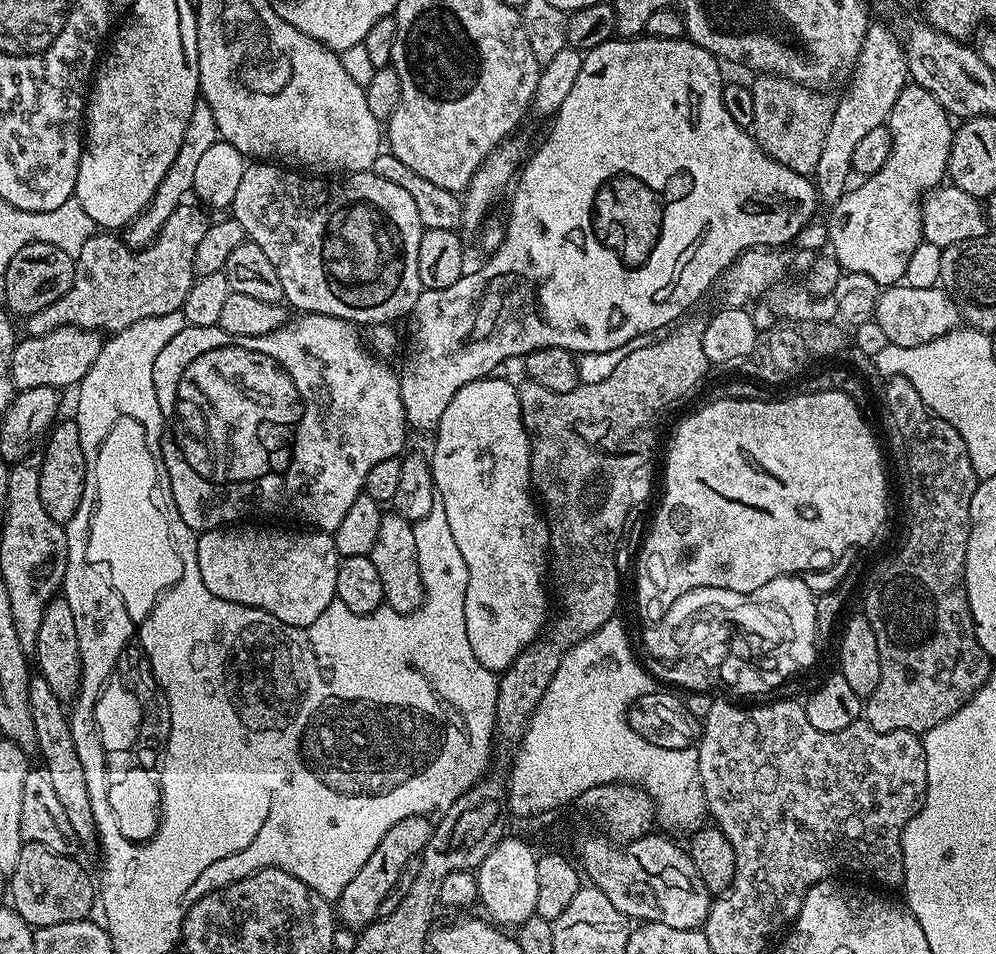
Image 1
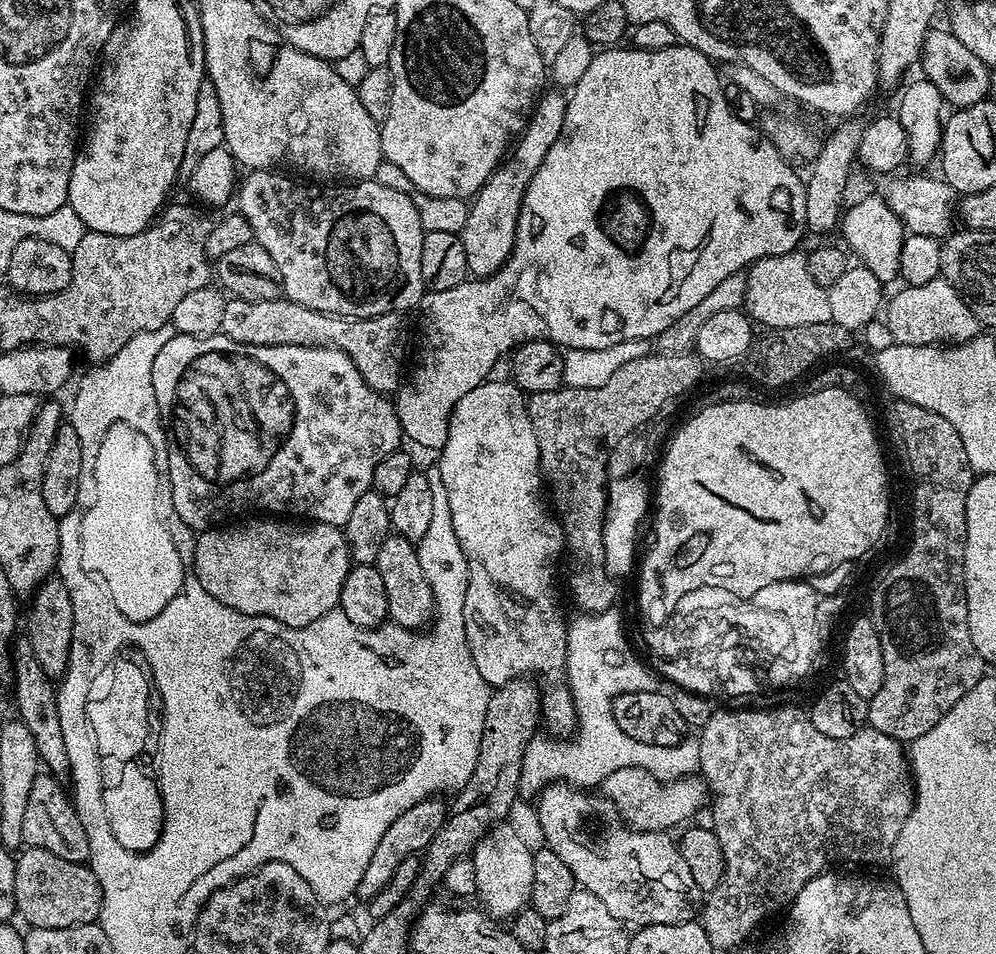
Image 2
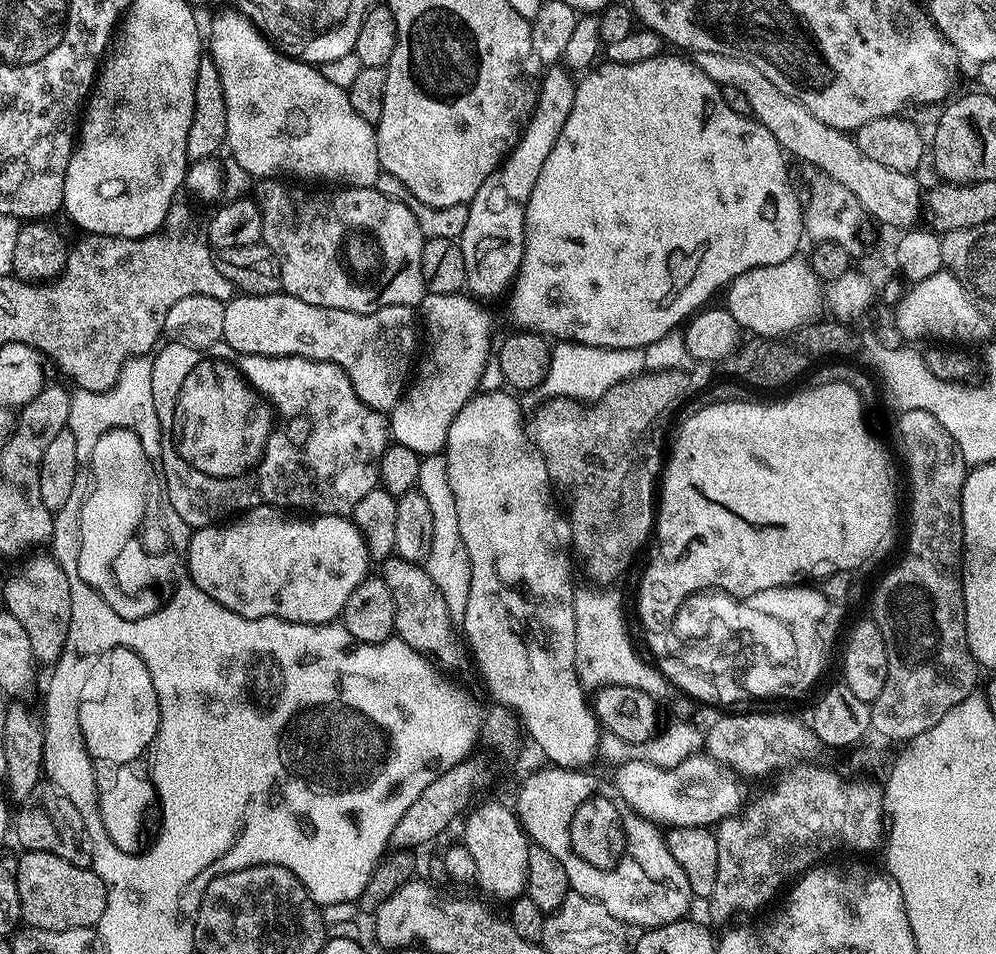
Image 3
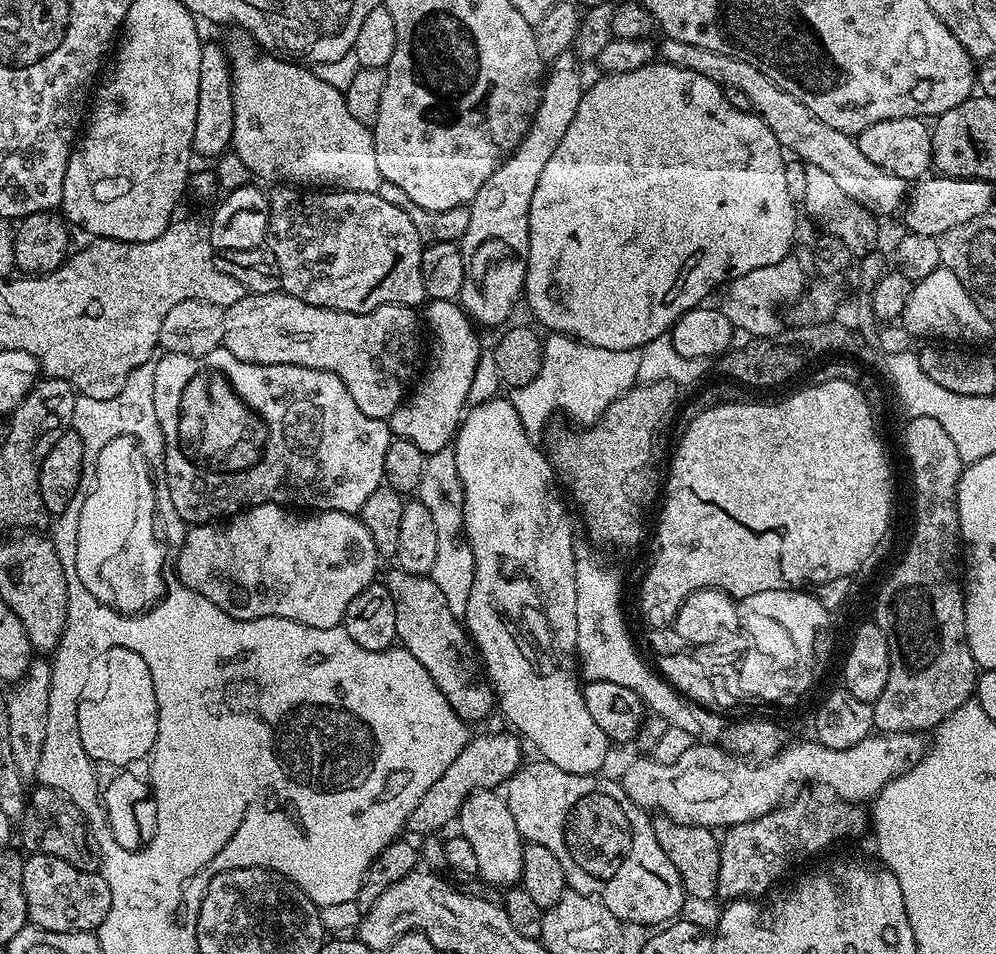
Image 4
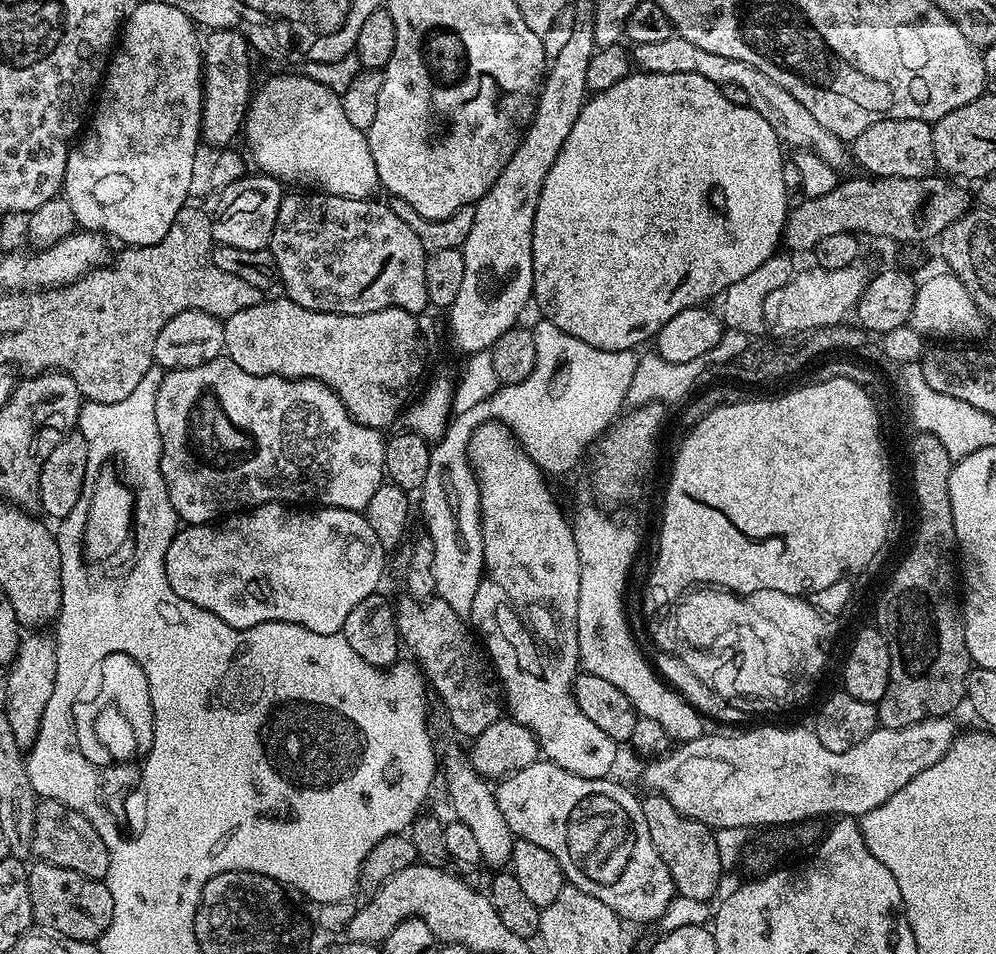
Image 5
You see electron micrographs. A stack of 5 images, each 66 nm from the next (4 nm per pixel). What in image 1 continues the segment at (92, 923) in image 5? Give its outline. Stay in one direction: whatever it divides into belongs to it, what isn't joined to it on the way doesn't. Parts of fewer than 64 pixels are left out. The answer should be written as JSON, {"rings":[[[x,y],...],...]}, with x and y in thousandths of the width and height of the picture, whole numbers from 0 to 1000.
{"rings":[[[38,883],[24,884],[22,896],[18,898],[18,908],[14,908],[10,926],[12,926],[11,951],[33,974],[42,971],[58,971],[58,966],[86,964],[93,959],[92,947],[98,943],[98,931],[88,919],[88,914],[79,906],[79,900],[54,895]]]}

